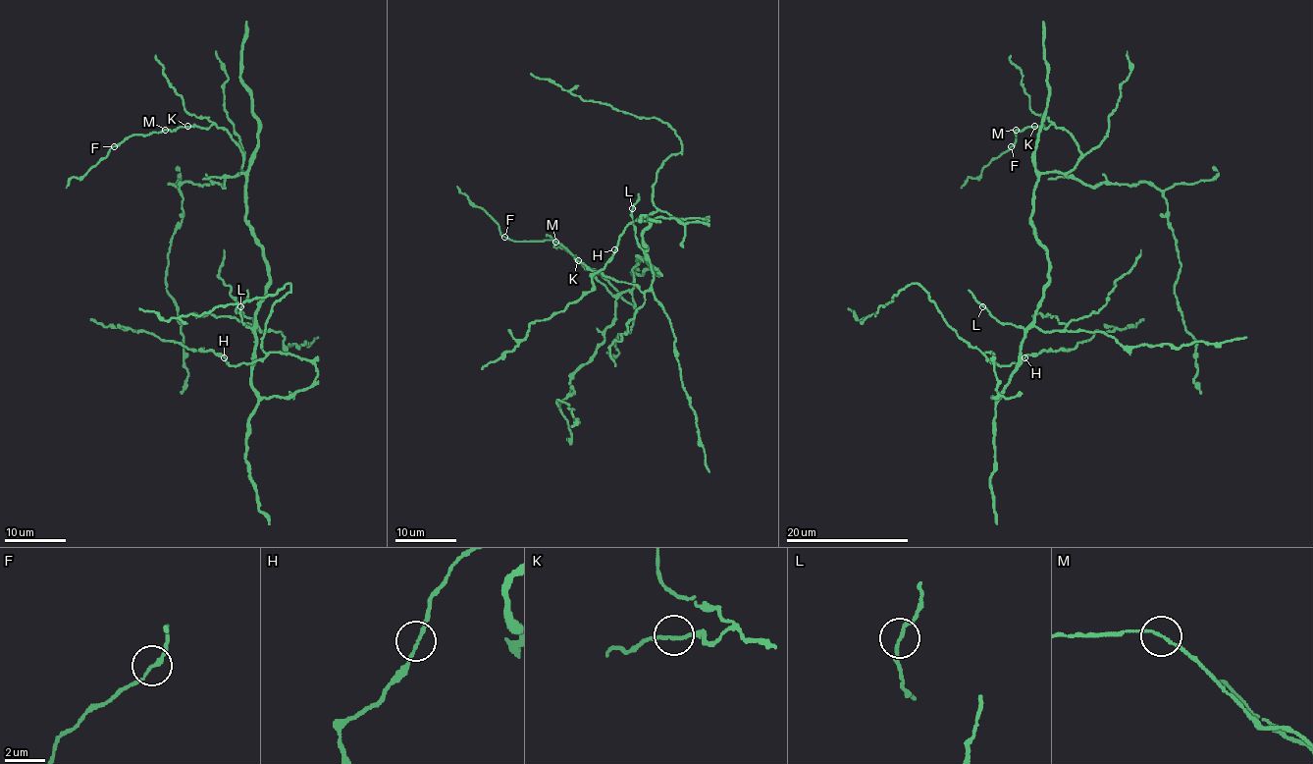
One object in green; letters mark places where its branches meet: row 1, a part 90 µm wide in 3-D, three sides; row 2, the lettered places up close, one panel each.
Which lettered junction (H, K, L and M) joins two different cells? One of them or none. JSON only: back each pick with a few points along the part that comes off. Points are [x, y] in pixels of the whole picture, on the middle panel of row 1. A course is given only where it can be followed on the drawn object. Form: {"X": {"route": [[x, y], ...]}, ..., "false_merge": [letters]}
{"false_merge": []}

